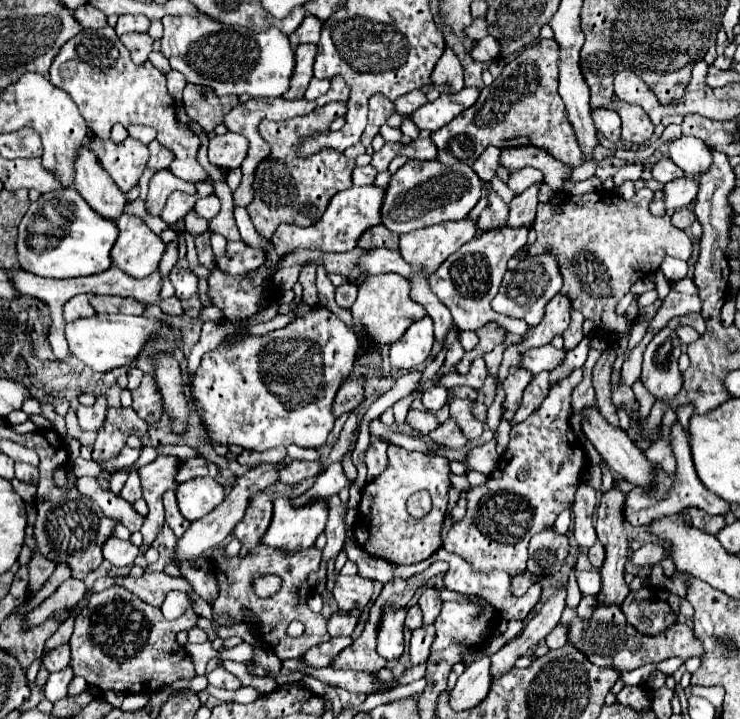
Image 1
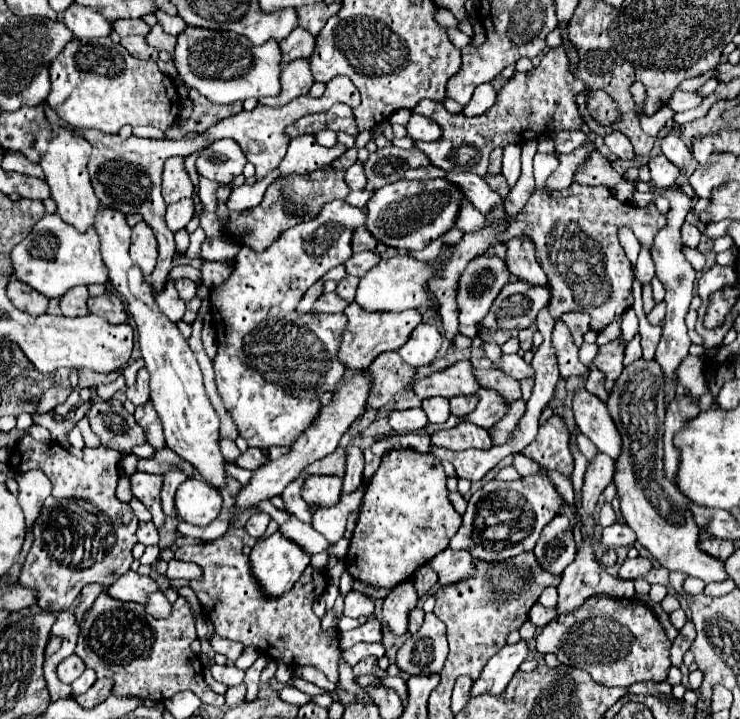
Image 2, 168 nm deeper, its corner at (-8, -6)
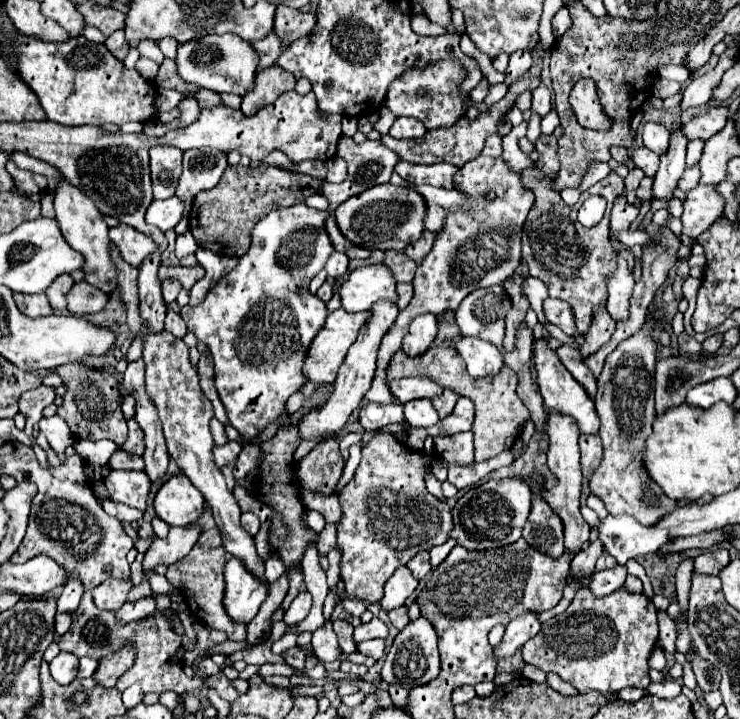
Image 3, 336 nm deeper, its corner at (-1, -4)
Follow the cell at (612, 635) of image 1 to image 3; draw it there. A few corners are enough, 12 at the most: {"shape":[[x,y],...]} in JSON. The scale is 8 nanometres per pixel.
{"shape":[[582,587],[522,659],[580,693],[650,685],[656,607]]}

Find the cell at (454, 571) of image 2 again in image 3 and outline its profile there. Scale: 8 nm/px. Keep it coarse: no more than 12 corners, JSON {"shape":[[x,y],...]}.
{"shape":[[454,539],[430,549],[430,563],[438,567],[456,545]]}

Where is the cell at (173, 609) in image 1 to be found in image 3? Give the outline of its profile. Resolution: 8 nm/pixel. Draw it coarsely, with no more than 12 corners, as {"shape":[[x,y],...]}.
{"shape":[[154,597],[126,603],[116,615],[120,625],[156,611]]}

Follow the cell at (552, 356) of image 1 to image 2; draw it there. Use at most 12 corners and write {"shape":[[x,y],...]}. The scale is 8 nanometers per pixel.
{"shape":[[503,355],[501,367],[513,379],[533,379],[533,365]]}

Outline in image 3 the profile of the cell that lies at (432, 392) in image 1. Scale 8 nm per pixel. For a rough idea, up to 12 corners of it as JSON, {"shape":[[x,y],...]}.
{"shape":[[430,399],[404,405],[404,417],[412,427],[432,427],[440,417]]}

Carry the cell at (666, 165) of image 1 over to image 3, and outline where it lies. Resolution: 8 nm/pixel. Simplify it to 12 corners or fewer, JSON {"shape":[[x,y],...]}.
{"shape":[[646,147],[634,149],[636,167],[654,177],[660,159]]}

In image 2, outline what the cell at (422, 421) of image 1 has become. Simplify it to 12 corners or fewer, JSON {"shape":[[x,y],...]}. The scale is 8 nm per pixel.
{"shape":[[423,409],[393,411],[389,425],[397,433],[427,425]]}

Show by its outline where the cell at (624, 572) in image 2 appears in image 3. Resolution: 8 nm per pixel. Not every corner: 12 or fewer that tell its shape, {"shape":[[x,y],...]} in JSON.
{"shape":[[616,565],[592,573],[588,589],[594,597],[618,591],[626,567]]}

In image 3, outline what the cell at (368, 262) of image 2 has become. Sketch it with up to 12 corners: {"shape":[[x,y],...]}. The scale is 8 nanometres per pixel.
{"shape":[[332,253],[324,269],[338,279],[348,269],[344,253]]}

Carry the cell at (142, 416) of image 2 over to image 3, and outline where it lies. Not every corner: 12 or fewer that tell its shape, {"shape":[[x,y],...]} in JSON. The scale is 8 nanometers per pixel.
{"shape":[[136,419],[128,421],[128,435],[122,449],[134,455],[144,453],[144,433]]}

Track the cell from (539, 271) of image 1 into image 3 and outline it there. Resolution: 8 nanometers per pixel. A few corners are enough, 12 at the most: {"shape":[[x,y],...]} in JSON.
{"shape":[[476,289],[456,309],[462,335],[502,347],[510,297]]}

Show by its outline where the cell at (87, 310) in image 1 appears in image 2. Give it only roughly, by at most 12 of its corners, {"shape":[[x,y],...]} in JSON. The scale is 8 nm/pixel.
{"shape":[[73,287],[61,297],[65,317],[83,317],[87,307],[87,287]]}

